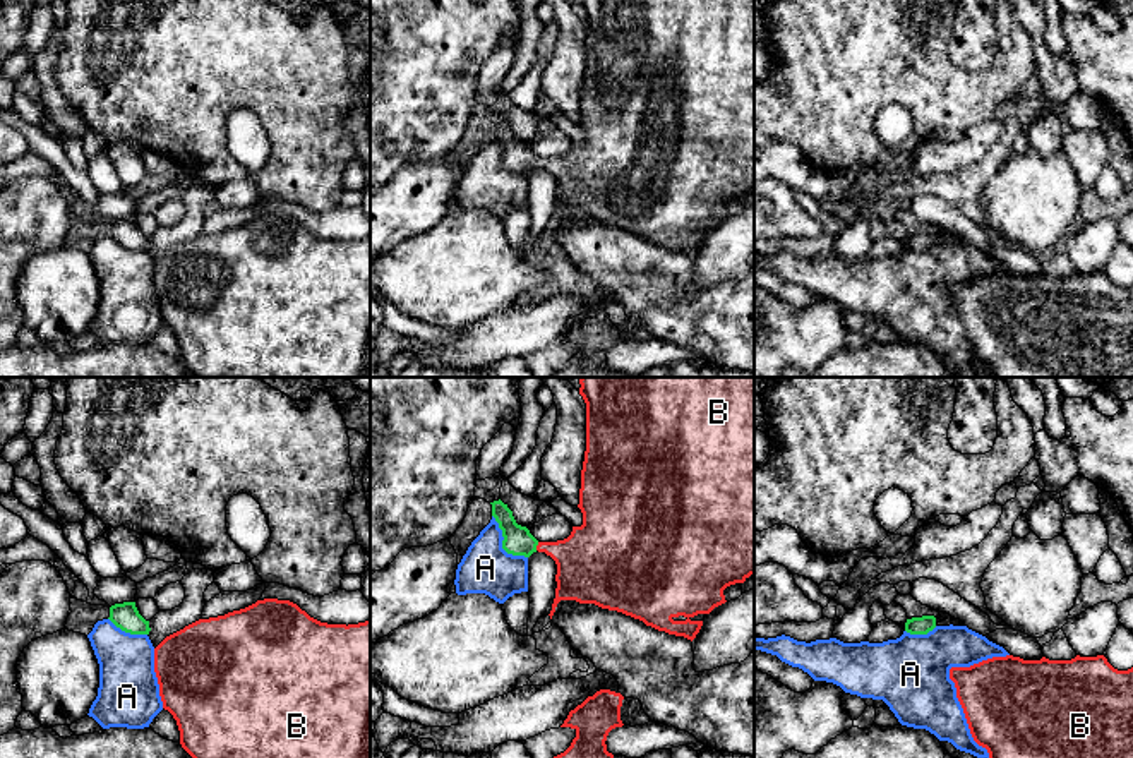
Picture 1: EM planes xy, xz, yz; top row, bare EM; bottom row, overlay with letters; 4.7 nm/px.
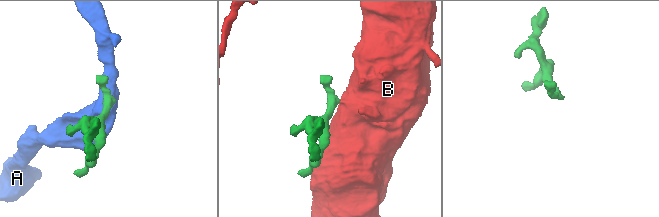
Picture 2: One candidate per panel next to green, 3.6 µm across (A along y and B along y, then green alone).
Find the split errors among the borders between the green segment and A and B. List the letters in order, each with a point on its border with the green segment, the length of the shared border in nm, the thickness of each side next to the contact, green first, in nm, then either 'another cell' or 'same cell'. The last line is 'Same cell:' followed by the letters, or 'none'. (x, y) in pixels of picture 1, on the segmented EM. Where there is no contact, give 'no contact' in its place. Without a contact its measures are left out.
A: xz (503, 544) | 260 nm | 140/240 nm | another cell
B: xz (537, 544) | 40 nm | 140/280 nm | same cell
Same cell: B

